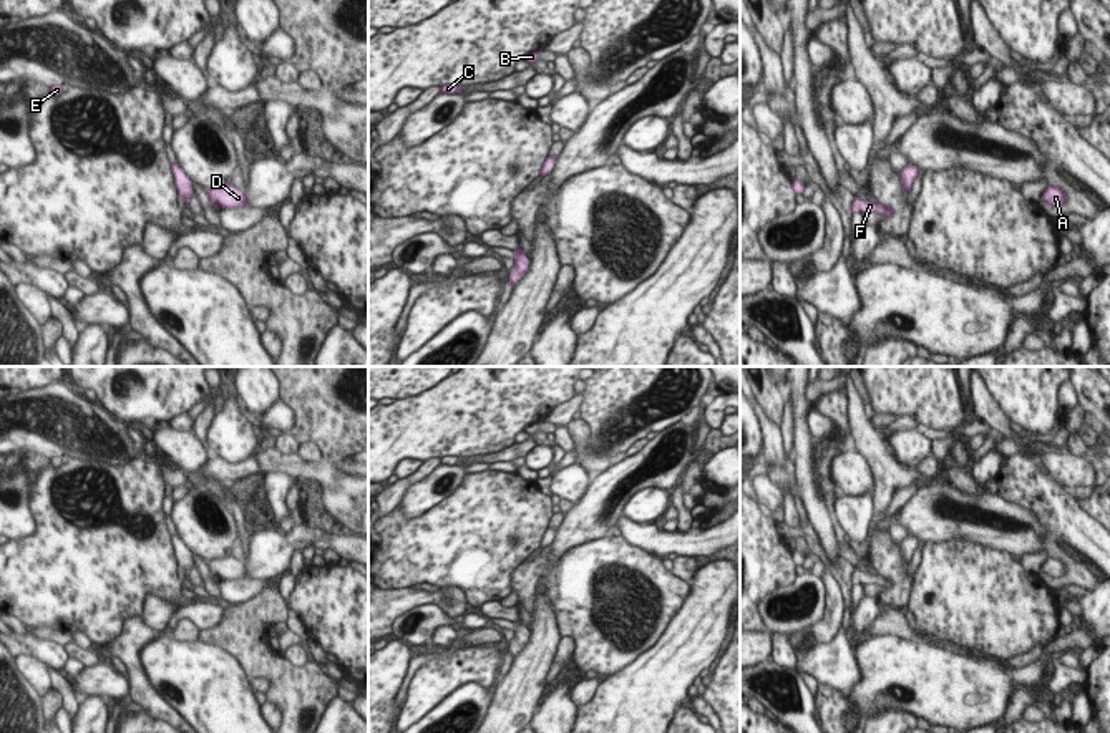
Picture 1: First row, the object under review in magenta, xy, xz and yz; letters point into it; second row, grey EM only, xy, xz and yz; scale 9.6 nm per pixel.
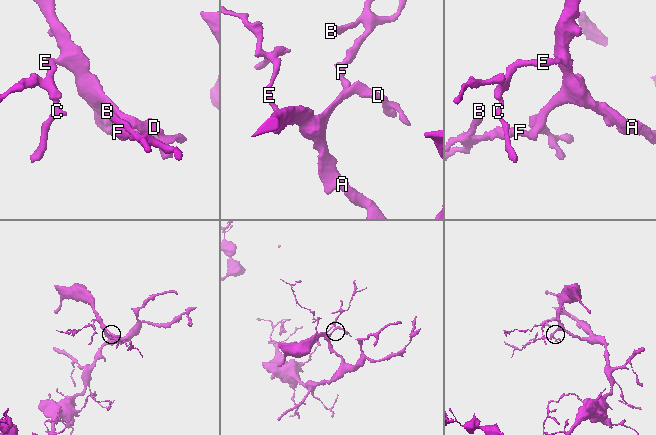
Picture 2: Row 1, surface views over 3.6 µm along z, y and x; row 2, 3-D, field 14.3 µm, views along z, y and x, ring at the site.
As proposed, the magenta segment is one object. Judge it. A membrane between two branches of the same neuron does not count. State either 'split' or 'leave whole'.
leave whole

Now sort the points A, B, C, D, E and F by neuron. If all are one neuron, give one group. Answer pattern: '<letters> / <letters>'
A B C D E F

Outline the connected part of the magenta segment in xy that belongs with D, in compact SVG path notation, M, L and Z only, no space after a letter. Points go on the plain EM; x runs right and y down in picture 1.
M227 554L224 559L212 559L206 561L211 575L221 580L237 580L237 579L247 579L246 566L242 561L234 559L231 554Z

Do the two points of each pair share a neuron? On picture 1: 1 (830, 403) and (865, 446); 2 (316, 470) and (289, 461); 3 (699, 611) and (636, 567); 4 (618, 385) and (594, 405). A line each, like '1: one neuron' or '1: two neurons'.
1: two neurons
2: one neuron
3: two neurons
4: one neuron

